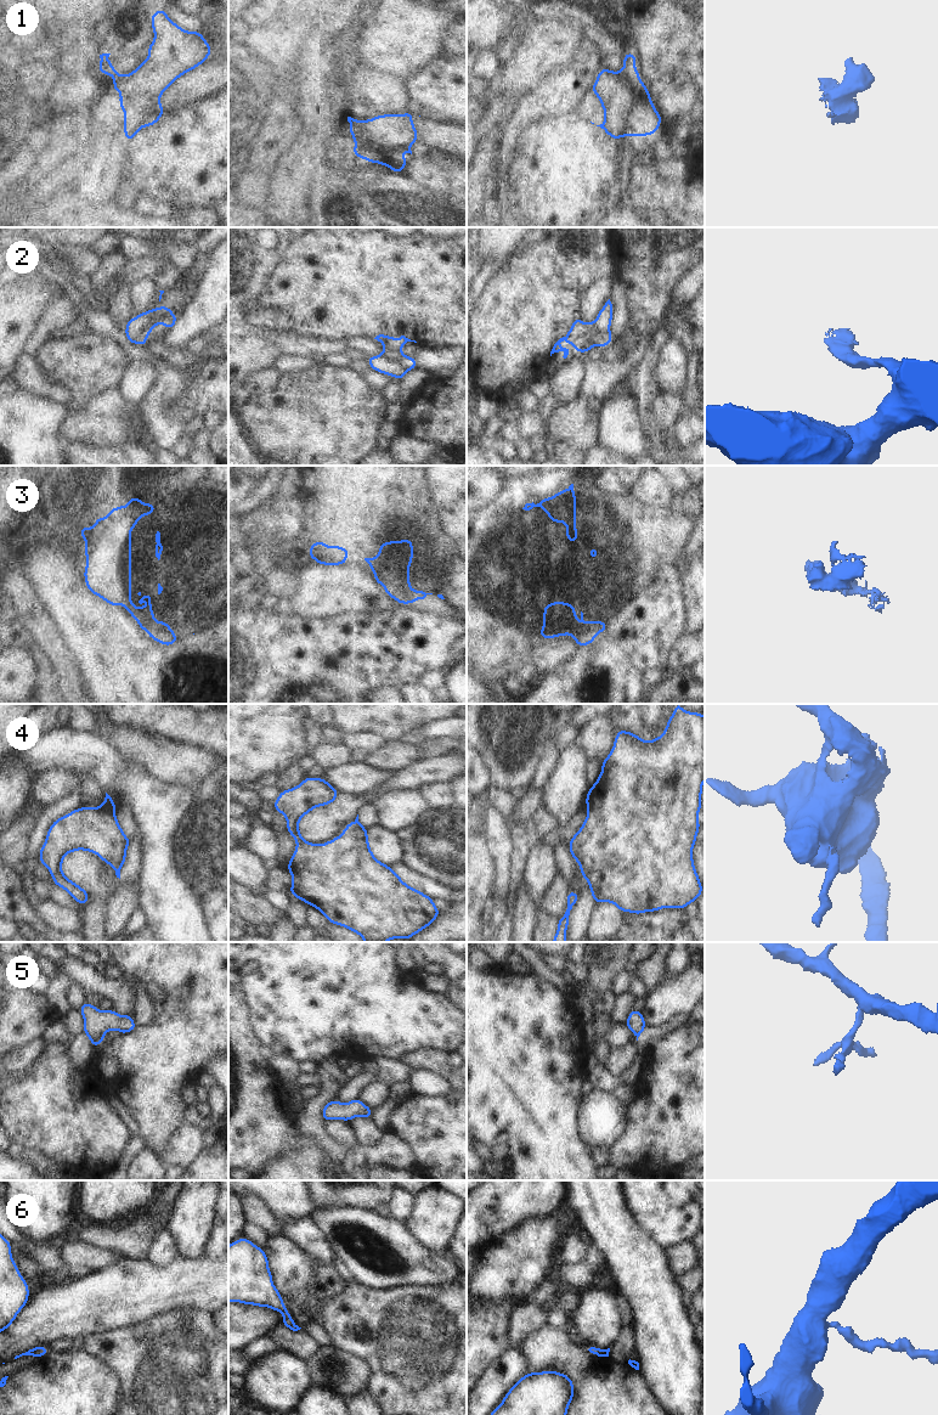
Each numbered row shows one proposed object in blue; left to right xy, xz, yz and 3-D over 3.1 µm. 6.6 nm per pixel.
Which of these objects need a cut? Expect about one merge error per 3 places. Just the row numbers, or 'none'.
3, 4

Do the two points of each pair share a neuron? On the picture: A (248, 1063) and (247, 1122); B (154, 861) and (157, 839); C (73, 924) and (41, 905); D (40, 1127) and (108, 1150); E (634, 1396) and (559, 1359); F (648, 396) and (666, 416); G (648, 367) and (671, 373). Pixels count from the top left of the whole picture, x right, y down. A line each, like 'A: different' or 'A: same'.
A: same
B: same
C: same
D: same
E: same
F: different
G: different

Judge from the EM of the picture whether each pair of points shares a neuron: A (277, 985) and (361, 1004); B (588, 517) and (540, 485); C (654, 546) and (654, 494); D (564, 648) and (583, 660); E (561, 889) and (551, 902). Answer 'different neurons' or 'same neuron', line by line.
A: same neuron
B: same neuron
C: different neurons
D: different neurons
E: same neuron

